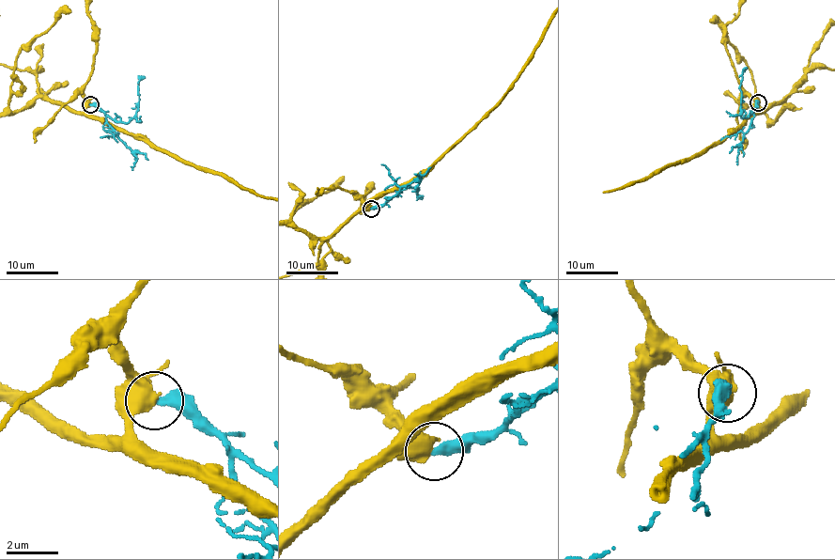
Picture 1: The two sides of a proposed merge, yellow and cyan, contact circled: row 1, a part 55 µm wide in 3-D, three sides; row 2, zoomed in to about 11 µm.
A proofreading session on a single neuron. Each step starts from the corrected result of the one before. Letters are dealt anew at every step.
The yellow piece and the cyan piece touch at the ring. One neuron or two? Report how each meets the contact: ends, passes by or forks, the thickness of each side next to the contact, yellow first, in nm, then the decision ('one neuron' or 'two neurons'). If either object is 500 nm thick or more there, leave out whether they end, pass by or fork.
500/360 nm | two neurons

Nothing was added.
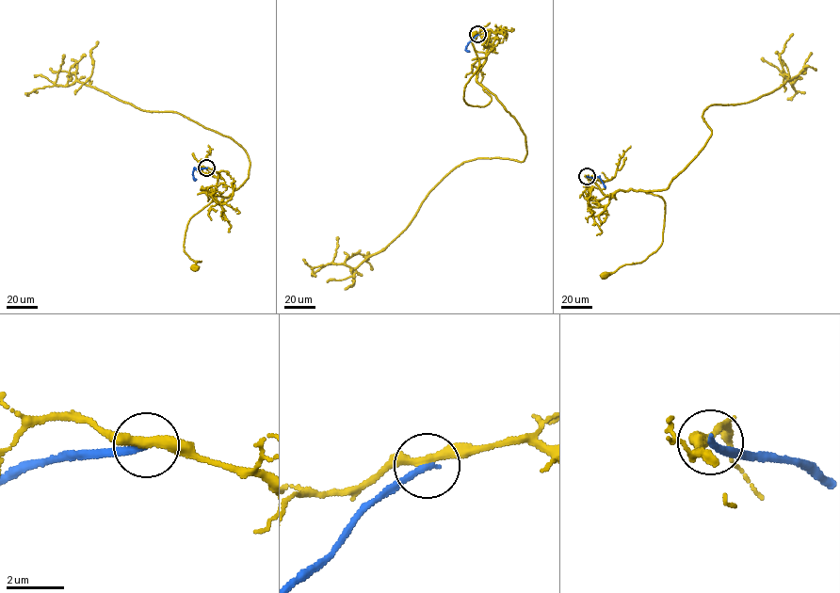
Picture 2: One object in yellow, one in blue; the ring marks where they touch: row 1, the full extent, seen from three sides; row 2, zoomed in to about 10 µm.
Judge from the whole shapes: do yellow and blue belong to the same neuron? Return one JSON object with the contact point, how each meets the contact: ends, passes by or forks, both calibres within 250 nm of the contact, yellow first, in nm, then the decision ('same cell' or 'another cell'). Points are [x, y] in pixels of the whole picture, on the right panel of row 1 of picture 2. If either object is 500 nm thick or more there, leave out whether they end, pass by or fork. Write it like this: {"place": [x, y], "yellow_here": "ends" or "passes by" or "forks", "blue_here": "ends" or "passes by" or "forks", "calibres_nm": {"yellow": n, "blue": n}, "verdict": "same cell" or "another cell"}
{"place": [587, 176], "yellow_here": "passes by", "blue_here": "ends", "calibres_nm": {"yellow": 320, "blue": 240}, "verdict": "another cell"}

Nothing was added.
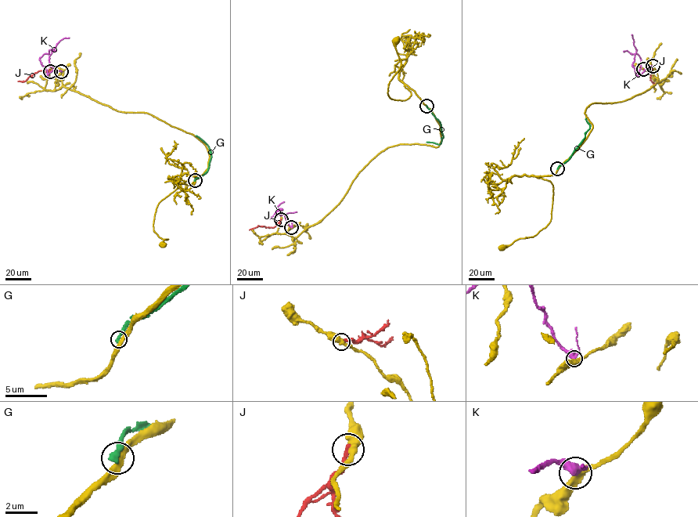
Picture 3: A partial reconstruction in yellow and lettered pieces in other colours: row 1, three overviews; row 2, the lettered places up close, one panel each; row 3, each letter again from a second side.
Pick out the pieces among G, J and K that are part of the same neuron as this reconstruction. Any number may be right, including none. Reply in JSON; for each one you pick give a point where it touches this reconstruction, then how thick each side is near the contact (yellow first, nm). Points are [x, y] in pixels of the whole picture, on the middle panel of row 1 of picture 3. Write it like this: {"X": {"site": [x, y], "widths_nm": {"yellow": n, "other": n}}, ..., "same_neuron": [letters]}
{"same_neuron": []}

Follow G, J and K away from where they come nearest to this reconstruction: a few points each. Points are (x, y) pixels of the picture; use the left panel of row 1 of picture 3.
G: (195, 180), (207, 171), (211, 157), (208, 146), (196, 135)
J: (50, 71), (39, 70), (25, 81), (18, 81)
K: (61, 71), (57, 71), (53, 77), (48, 75), (53, 69), (49, 56), (61, 40), (69, 37)

